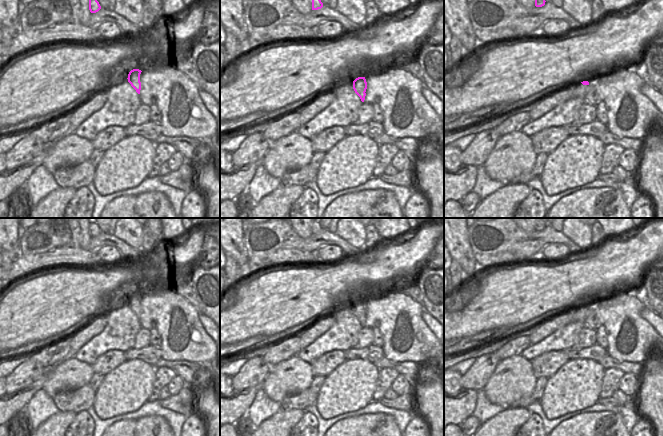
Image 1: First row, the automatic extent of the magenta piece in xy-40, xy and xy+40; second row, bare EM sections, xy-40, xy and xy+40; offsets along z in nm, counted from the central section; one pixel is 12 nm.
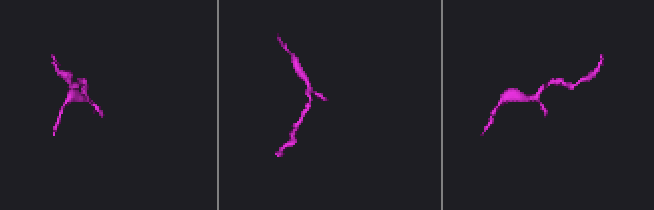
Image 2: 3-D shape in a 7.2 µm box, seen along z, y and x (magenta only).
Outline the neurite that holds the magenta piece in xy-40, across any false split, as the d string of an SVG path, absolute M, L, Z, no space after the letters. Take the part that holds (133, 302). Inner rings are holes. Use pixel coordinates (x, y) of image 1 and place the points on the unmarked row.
M133 293L128 298L128 306L131 308L131 310L136 314L138 318L140 318L141 314L141 306L140 306L140 298L141 294L139 293Z

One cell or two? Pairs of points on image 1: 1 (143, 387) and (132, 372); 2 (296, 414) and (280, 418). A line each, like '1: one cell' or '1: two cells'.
1: one cell
2: one cell

